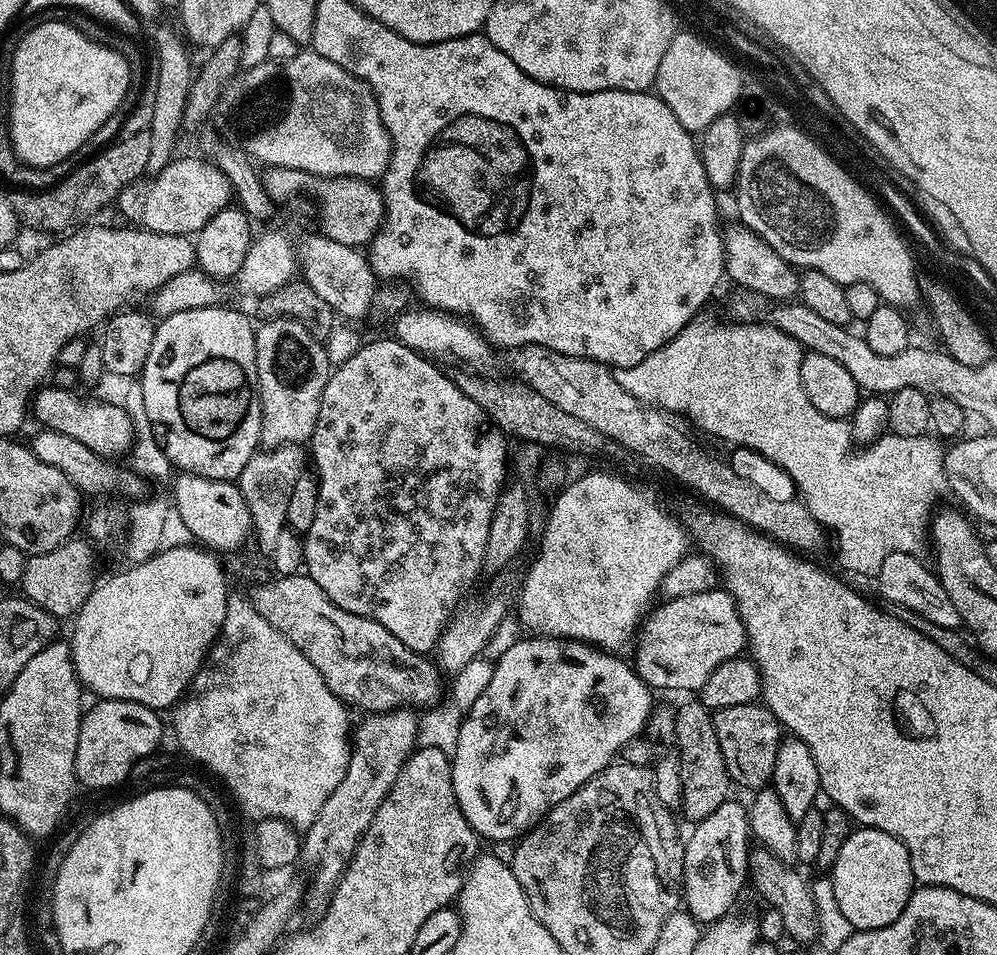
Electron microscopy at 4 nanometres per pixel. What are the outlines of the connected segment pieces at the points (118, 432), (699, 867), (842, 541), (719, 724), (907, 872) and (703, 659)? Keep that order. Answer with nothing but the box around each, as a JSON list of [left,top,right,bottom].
[[30,388,133,458],[682,798,750,926],[615,318,946,574],[712,702,782,790],[830,826,914,930],[634,587,745,693]]

